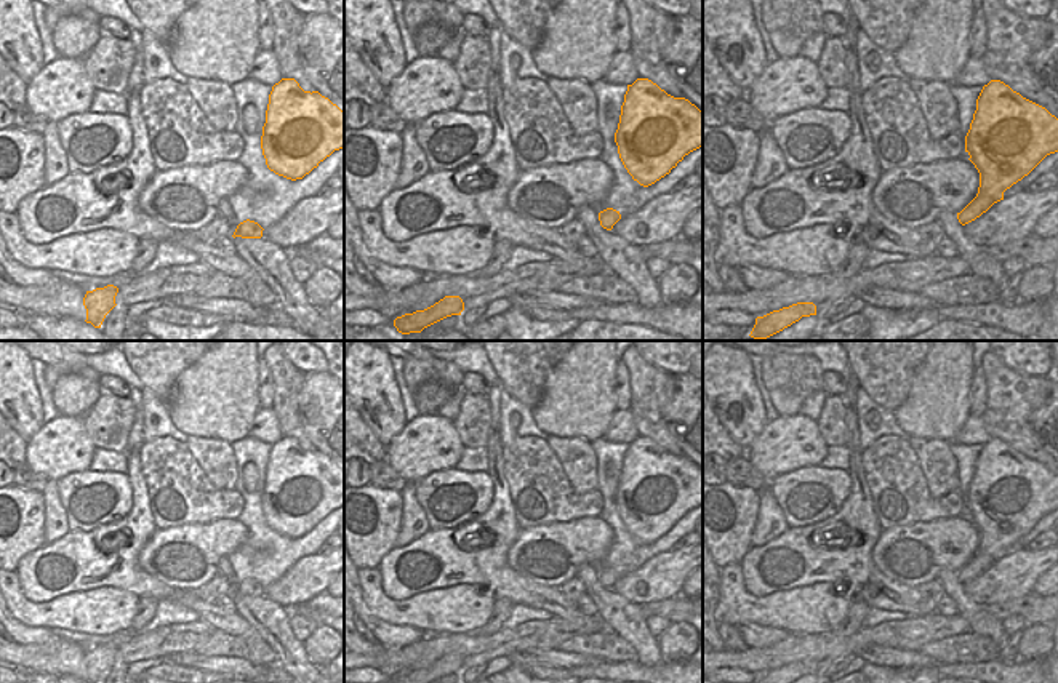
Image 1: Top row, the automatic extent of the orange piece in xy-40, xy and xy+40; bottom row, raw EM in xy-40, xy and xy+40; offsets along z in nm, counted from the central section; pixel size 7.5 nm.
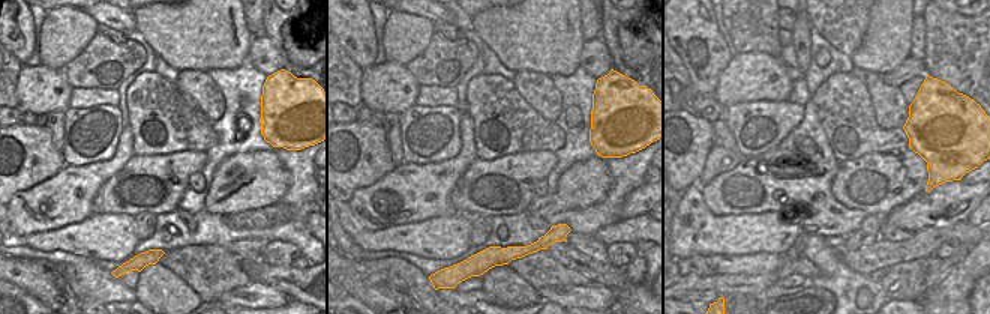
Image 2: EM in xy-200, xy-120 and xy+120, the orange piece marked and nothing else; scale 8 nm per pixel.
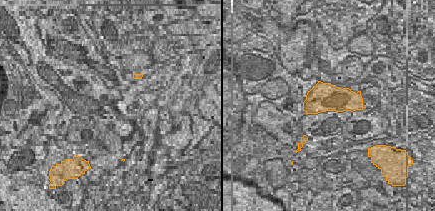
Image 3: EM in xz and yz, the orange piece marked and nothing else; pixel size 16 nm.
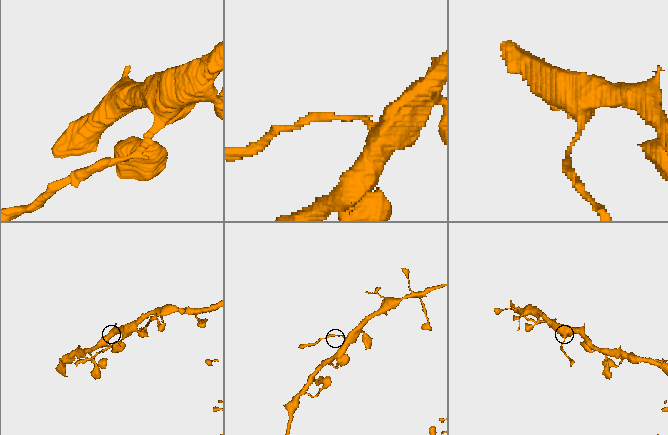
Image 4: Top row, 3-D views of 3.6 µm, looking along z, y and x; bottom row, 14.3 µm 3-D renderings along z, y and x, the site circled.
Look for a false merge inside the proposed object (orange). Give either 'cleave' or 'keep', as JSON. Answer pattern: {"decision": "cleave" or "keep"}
{"decision": "cleave"}

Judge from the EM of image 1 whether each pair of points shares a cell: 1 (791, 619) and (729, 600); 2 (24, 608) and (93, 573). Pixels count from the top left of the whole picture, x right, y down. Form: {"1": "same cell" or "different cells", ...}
{"1": "same cell", "2": "different cells"}

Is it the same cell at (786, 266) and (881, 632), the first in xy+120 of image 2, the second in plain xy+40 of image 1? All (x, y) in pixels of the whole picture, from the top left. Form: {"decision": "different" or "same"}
{"decision": "different"}

